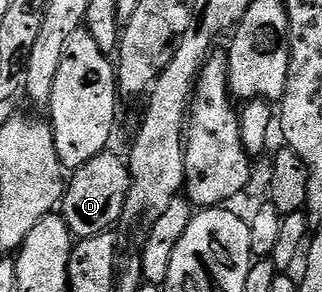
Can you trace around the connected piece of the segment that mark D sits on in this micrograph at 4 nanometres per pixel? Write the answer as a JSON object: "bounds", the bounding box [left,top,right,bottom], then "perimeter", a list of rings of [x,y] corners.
{"bounds":[61,150,131,240],"perimeter":[[[114,150],[97,154],[85,166],[74,169],[72,178],[66,185],[61,201],[61,214],[69,226],[72,237],[84,240],[102,232],[110,232],[123,219],[125,202],[131,189],[131,169]]]}

